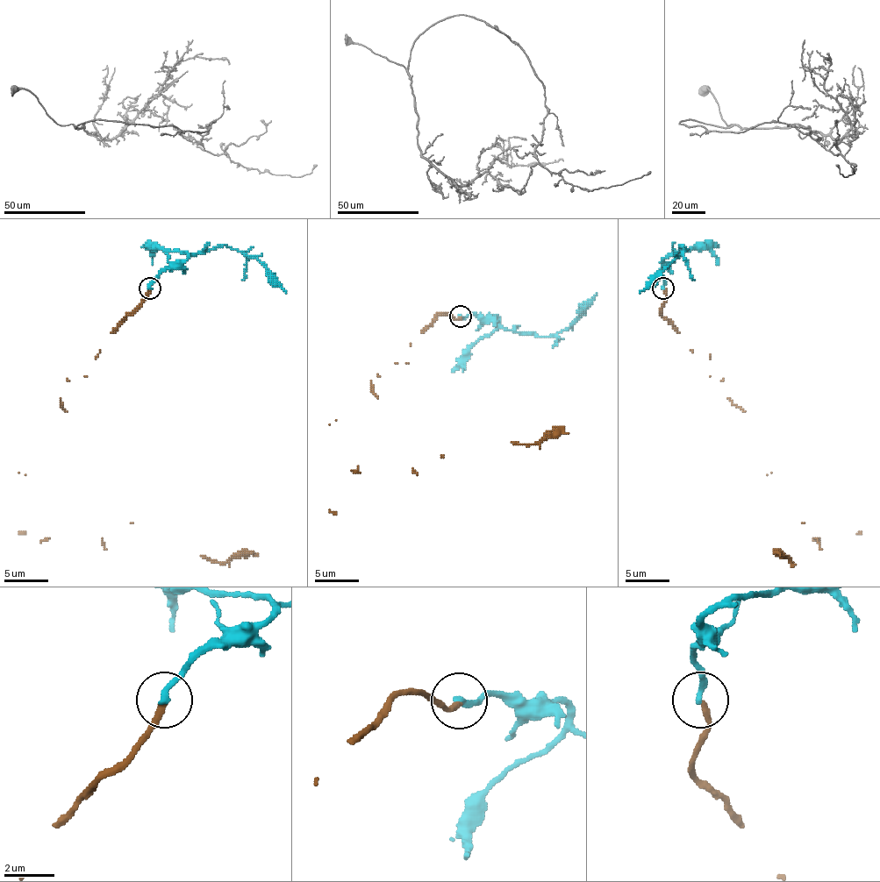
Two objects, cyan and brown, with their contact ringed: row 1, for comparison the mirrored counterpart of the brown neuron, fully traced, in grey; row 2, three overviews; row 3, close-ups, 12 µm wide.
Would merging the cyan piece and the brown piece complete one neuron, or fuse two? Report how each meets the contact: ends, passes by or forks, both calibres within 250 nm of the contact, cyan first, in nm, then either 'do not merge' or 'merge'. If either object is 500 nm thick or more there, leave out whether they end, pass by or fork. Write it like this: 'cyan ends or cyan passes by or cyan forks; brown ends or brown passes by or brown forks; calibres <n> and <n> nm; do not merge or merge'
cyan ends; brown ends; calibres 280 and 240 nm; merge

